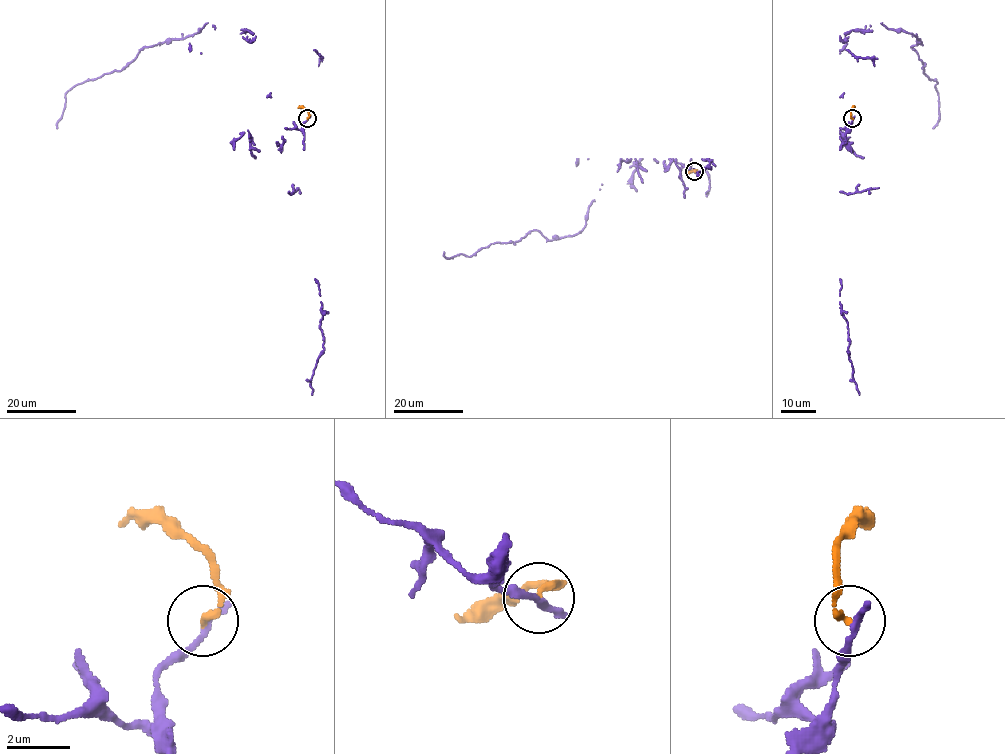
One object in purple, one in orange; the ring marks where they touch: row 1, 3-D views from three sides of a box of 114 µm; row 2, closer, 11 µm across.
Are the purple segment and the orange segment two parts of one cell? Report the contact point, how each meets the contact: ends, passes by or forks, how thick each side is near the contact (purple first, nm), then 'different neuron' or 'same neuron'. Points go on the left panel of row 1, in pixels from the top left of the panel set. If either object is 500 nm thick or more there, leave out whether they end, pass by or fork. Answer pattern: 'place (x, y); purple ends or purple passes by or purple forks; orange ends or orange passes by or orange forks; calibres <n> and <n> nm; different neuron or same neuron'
place (307, 118); purple ends; orange ends; calibres 280 and 220 nm; different neuron

